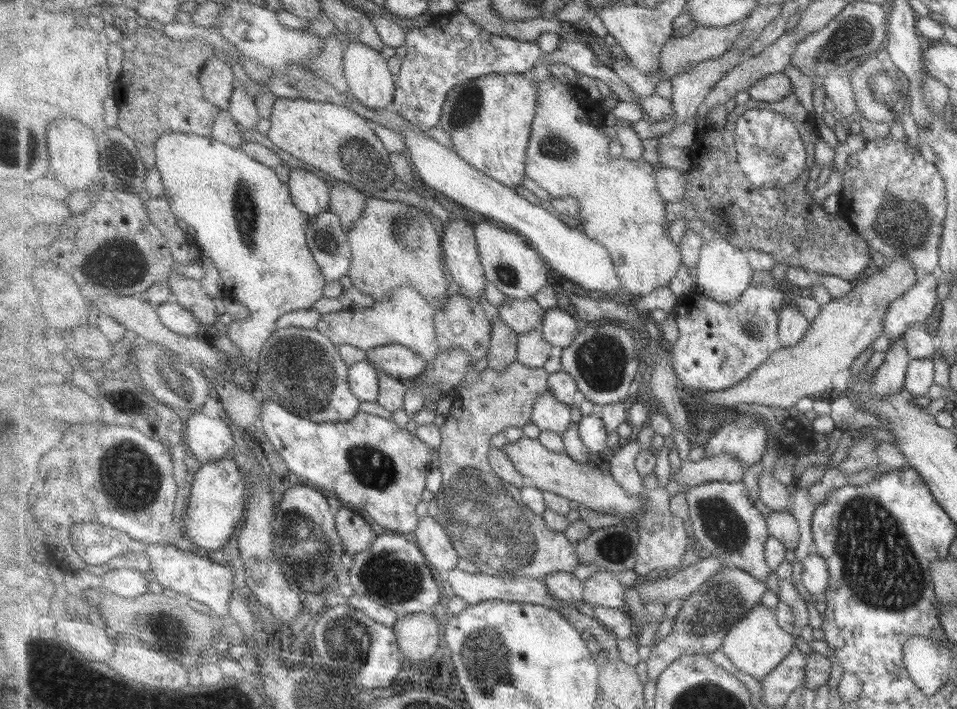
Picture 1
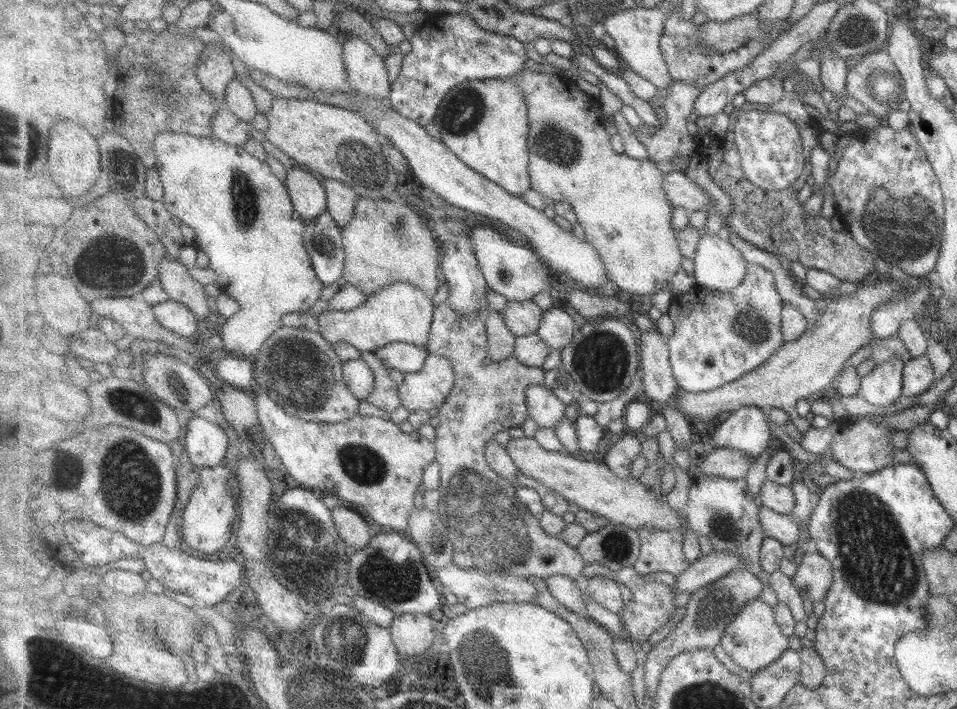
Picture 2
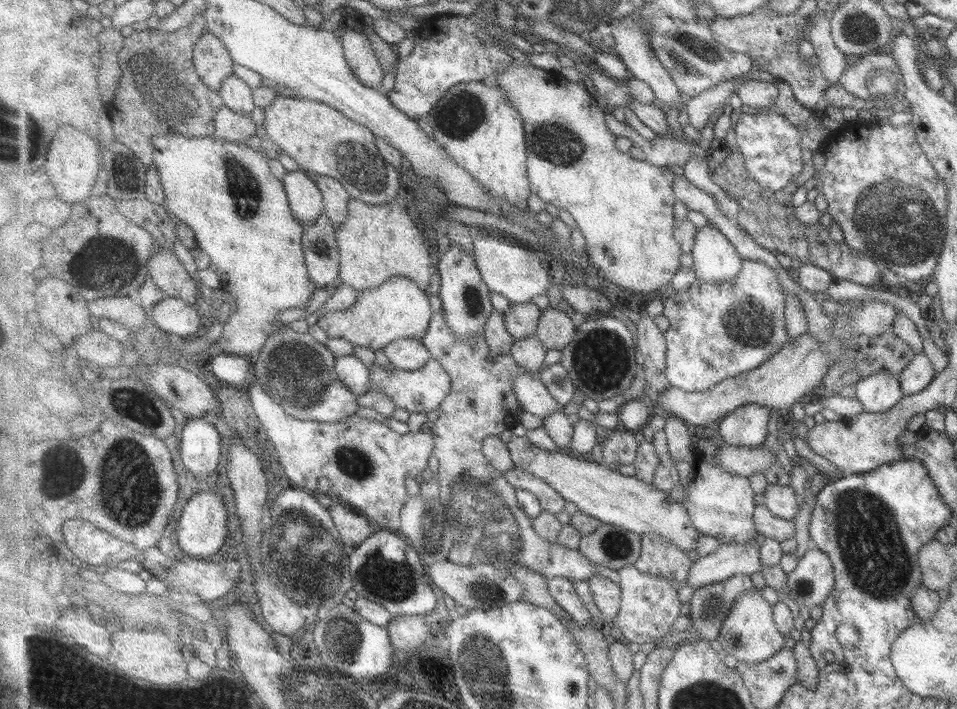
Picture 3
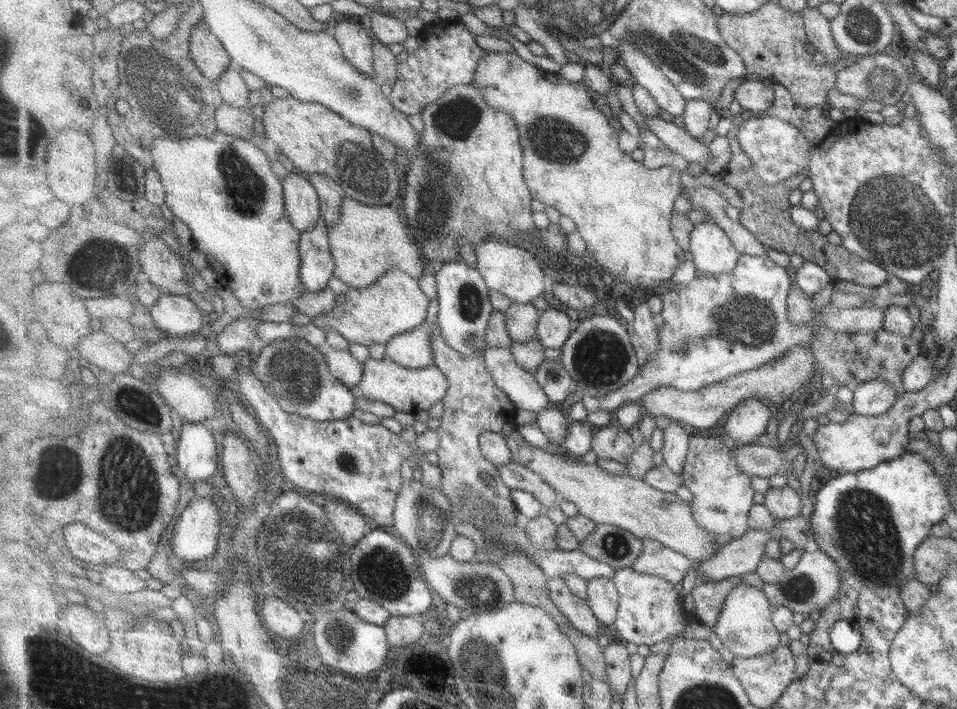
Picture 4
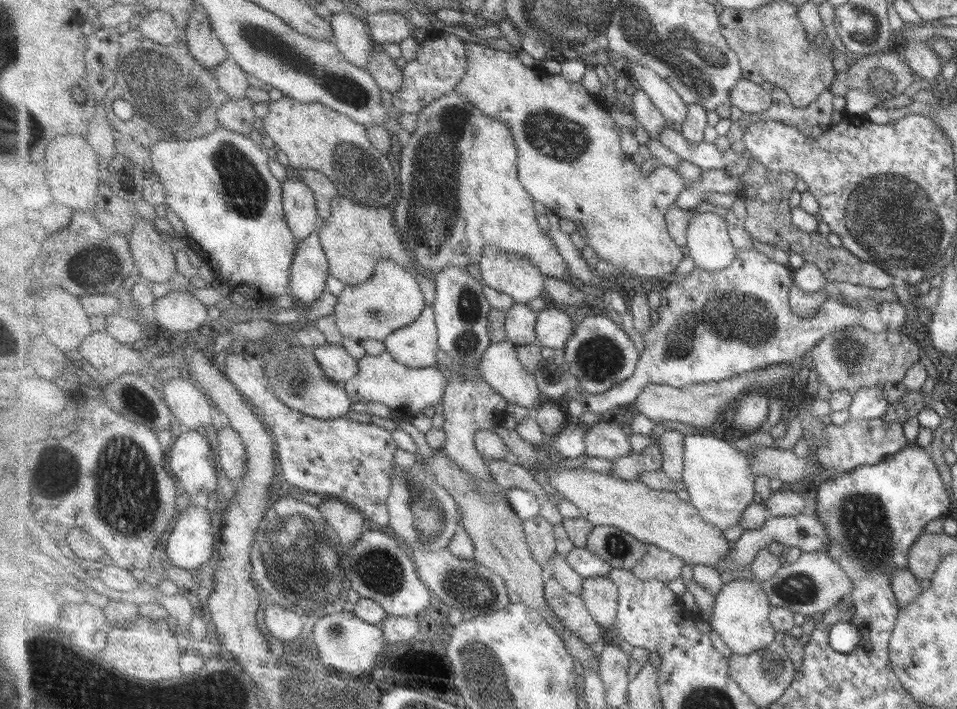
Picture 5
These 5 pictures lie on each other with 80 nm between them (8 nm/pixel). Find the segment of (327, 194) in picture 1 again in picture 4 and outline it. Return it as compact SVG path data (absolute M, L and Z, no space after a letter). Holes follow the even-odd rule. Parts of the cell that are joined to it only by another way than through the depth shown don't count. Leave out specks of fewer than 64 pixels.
M294 170L282 181L287 214L301 232L315 228L321 216L319 194L308 177Z

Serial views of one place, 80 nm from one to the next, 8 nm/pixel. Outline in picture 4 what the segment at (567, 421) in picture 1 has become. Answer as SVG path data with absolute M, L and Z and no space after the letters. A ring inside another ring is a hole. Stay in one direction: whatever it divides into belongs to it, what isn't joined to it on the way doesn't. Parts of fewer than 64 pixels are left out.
M486 348L485 364L493 380L512 398L517 408L539 414L554 406L534 373L515 362L510 348Z

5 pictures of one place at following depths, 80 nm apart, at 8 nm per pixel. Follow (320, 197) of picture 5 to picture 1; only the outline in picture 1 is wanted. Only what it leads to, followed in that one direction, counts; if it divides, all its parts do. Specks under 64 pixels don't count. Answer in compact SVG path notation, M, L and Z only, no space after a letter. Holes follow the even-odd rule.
M331 180L330 210L342 220L343 228L351 230L363 216L369 198L353 186L339 180Z

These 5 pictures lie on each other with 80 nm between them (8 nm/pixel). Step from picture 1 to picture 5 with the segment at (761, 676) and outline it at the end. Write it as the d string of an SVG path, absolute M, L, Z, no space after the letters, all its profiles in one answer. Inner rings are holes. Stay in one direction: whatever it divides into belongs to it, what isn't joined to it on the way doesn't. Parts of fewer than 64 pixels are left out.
M733 579L717 594L710 621L711 629L724 641L732 653L753 654L775 642L777 629L771 624L773 606L759 582Z

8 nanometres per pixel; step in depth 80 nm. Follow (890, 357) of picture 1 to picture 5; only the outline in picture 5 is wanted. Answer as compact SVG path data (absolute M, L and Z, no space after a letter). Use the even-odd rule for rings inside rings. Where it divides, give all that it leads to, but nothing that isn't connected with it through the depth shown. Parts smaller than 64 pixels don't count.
M871 387L857 391L848 409L851 419L871 420L882 417L890 405L883 387Z

